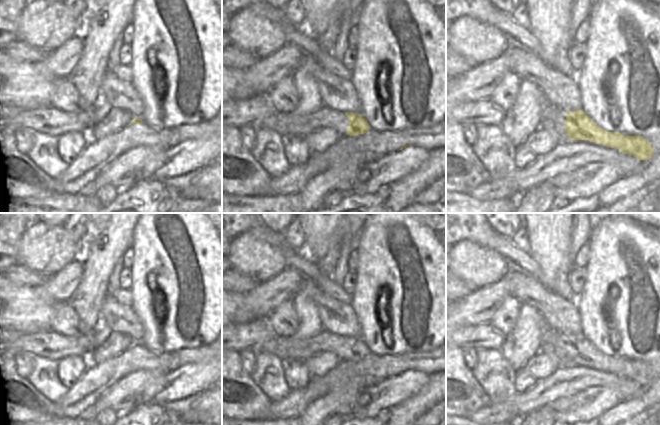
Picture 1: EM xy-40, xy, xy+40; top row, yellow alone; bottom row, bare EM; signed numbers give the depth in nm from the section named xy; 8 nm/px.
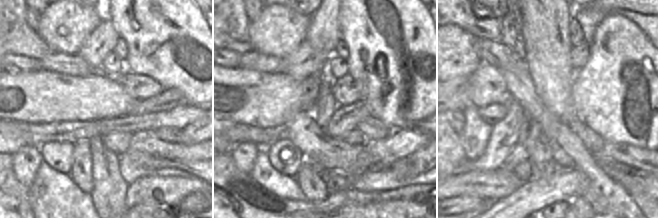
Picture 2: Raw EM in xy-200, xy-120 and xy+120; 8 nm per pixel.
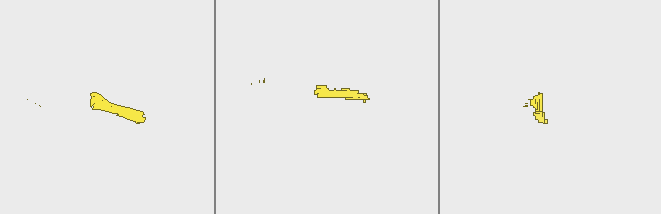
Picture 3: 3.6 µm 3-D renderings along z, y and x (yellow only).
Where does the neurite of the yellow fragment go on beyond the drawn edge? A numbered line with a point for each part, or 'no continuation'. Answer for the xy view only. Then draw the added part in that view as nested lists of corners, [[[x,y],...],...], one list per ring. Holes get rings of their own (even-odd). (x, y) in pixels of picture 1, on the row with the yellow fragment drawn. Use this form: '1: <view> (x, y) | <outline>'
1: xy (284, 123) | [[[320,108],[312,114],[306,116],[298,116],[293,112],[280,112],[278,110],[268,117],[264,118],[262,122],[254,120],[250,124],[245,124],[244,126],[250,126],[255,130],[258,128],[268,128],[274,130],[278,134],[284,136],[308,136],[312,132],[323,128],[325,126],[332,126],[339,129],[339,136],[344,136],[347,134],[347,129],[349,127],[349,117],[339,110],[334,110],[332,108]]]

